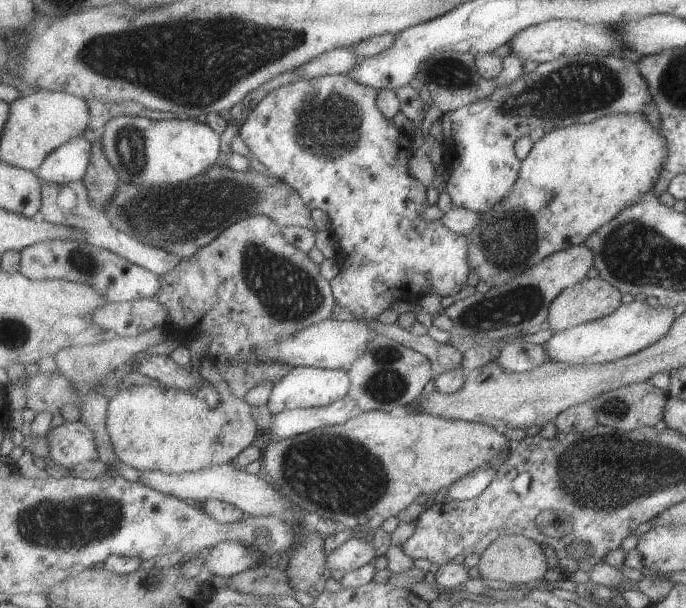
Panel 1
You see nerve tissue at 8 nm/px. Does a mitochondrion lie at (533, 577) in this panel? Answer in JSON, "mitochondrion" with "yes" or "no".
{"mitochondrion":"no"}

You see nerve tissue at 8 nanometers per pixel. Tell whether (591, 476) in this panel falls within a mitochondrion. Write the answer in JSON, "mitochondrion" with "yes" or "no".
{"mitochondrion":"yes"}

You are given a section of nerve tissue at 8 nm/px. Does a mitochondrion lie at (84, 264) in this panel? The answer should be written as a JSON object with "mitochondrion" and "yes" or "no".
{"mitochondrion":"yes"}

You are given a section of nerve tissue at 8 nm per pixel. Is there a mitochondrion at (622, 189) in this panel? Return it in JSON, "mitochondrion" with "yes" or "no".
{"mitochondrion":"no"}

